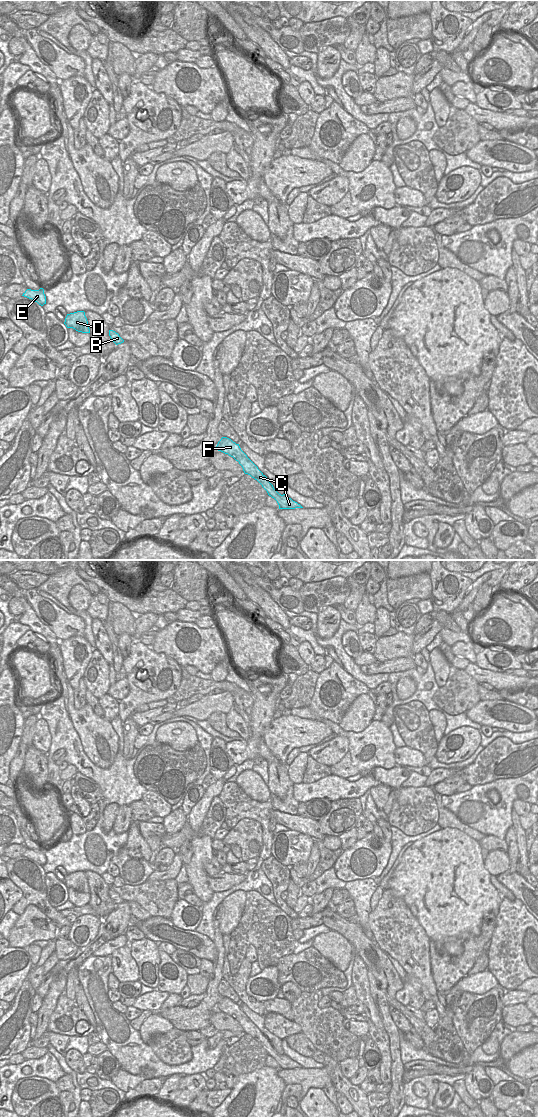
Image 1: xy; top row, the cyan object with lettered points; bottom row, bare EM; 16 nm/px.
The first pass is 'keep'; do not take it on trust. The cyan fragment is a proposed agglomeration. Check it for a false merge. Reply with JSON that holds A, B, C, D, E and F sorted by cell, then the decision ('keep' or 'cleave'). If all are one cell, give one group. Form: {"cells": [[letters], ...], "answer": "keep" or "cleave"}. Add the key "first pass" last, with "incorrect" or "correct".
{"cells": [["A", "B", "C", "D", "E", "F"]], "answer": "keep", "first pass": "correct"}

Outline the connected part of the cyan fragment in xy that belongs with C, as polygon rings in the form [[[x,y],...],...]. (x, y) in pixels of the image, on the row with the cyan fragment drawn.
[[[222,437],[216,446],[216,450],[221,451],[229,456],[233,457],[242,466],[245,474],[250,475],[257,480],[262,487],[267,491],[268,495],[274,498],[279,509],[295,509],[303,508],[300,504],[293,501],[287,495],[279,494],[267,479],[267,477],[258,469],[258,467],[247,457],[247,455],[241,450],[239,444],[236,444],[227,437]]]

